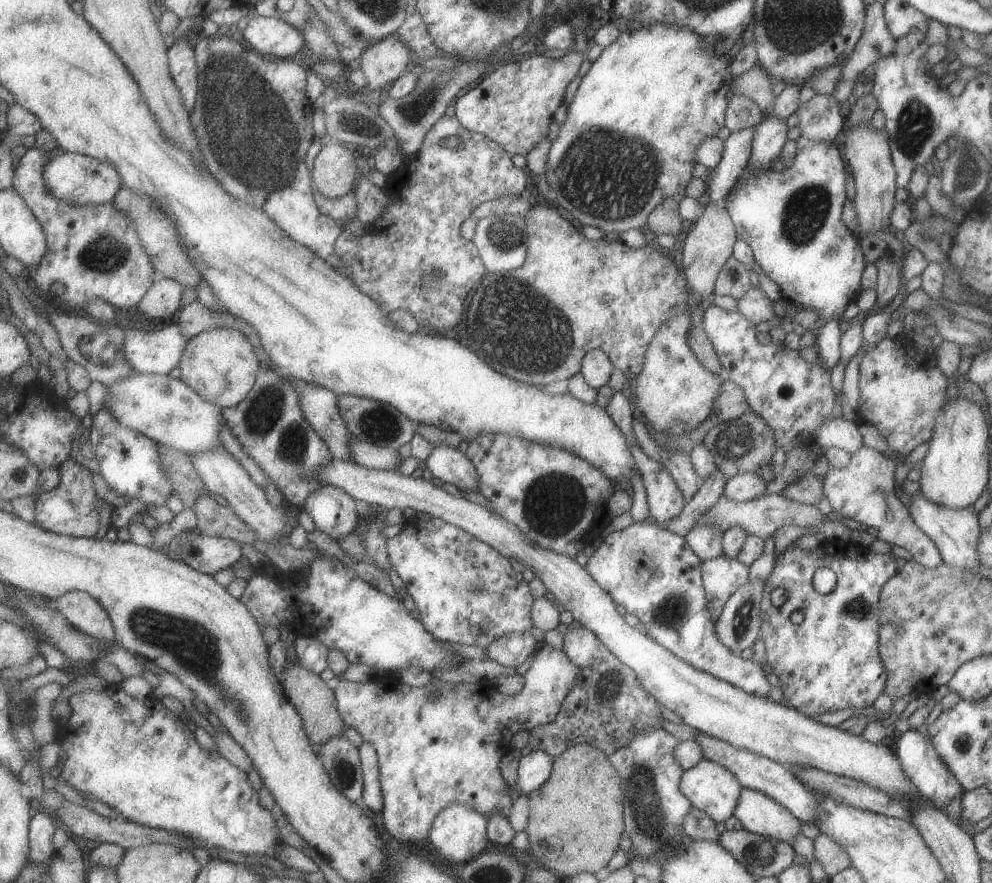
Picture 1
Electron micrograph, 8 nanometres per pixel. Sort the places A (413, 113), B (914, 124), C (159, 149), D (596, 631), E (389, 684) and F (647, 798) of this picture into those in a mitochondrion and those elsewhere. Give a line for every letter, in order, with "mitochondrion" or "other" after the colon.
A: mitochondrion
B: mitochondrion
C: other
D: other
E: other
F: mitochondrion

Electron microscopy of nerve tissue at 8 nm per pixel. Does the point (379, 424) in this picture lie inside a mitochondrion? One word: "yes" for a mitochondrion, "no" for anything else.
yes

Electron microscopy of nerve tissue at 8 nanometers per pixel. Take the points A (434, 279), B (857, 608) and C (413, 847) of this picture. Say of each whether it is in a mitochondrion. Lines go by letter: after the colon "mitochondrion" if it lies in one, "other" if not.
A: mitochondrion
B: mitochondrion
C: other

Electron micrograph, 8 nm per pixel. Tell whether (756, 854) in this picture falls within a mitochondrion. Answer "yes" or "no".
yes

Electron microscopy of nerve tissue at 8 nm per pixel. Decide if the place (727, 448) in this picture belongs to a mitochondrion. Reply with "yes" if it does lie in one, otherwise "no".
yes

